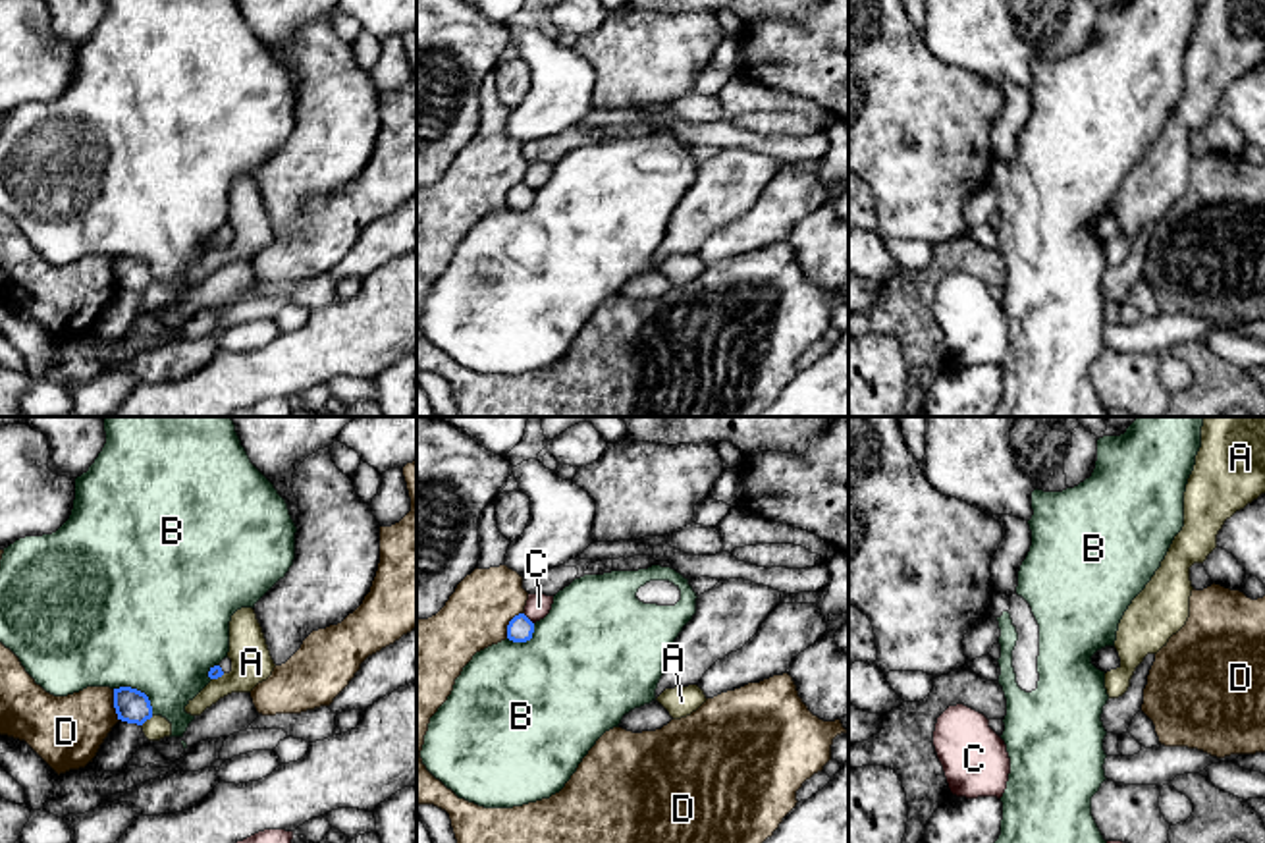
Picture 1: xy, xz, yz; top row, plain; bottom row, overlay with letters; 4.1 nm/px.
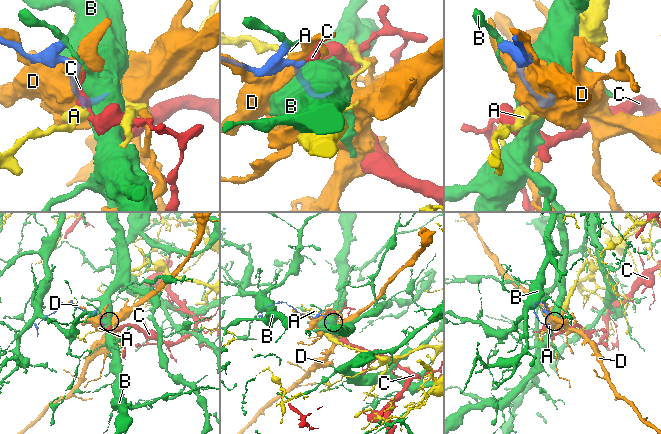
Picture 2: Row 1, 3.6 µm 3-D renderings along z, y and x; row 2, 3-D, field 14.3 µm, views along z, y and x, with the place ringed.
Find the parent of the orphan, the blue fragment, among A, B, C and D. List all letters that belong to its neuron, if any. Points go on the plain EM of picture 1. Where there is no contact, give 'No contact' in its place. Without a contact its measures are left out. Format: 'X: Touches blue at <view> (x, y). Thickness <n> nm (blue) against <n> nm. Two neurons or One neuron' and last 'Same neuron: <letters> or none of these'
A: Touches blue at xy (147, 286). Thickness 140 nm (blue) against 100 nm. Two neurons
B: Touches blue at xy (139, 259). Thickness 140 nm (blue) against 500 nm. Two neurons
C: Touches blue at xz (529, 188). Thickness 110 nm (blue) against 100 nm. Two neurons
D: Touches blue at xy (114, 272). Thickness 140 nm (blue) against 300 nm. Two neurons
Same neuron: none of these

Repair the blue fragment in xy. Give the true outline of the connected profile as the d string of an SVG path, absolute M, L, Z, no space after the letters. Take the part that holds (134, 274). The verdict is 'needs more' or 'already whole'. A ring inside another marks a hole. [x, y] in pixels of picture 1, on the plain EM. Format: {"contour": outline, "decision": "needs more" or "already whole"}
{"contour": "M131 255L114 257L114 276L118 287L127 291L143 293L147 287L152 286L148 264Z", "decision": "already whole"}

